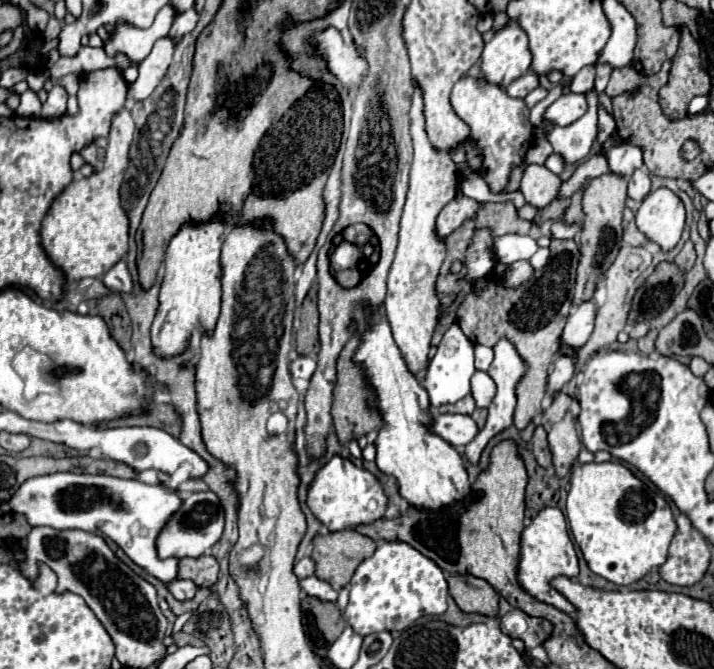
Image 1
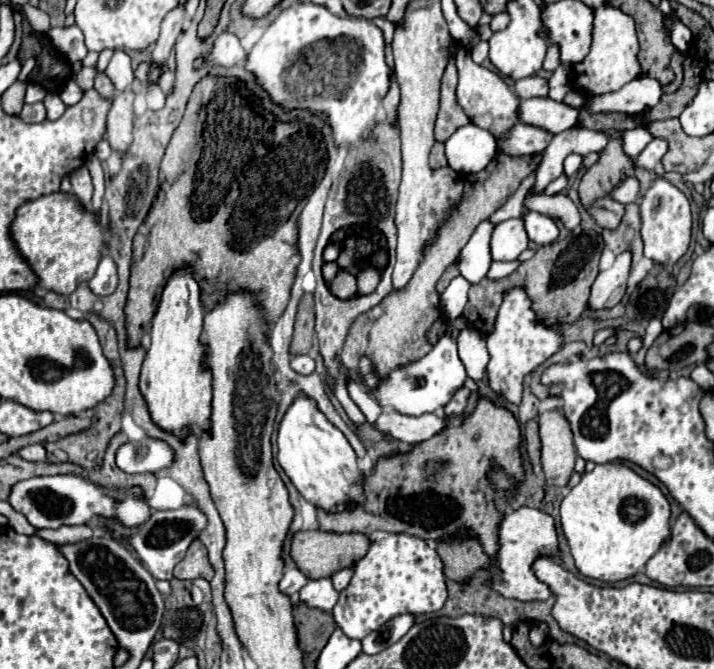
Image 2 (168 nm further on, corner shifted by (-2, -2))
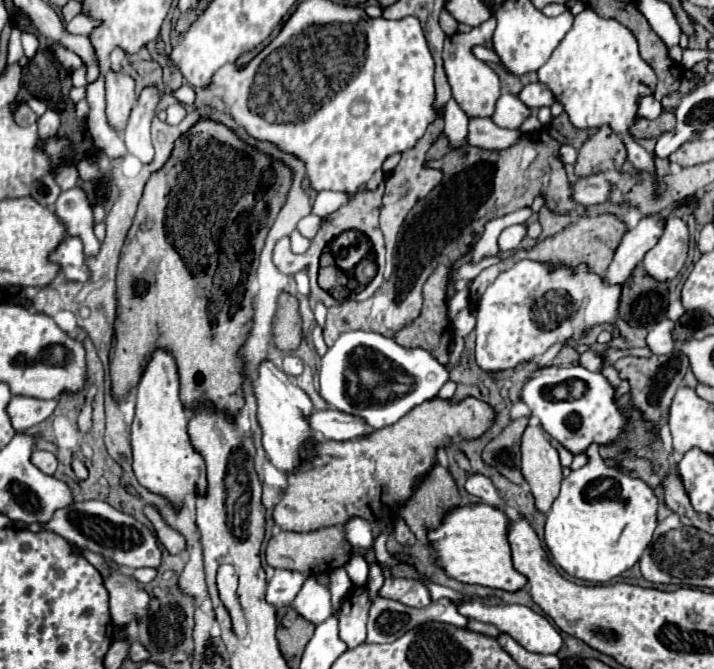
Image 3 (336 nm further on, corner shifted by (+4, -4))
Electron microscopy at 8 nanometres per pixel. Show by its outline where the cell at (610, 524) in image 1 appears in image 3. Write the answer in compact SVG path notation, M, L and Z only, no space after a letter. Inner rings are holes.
M597 444L587 450L589 462L561 482L561 492L545 522L545 544L569 576L607 582L629 570L653 541L657 526L657 498L639 478L603 464Z

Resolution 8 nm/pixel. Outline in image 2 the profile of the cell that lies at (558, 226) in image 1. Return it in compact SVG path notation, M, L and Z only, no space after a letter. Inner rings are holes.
M529 212L527 216L523 214L523 222L525 222L525 230L529 234L529 238L539 244L539 246L545 246L545 244L551 244L555 242L559 230L555 226L555 222L547 216L537 216L535 212ZM533 214L533 216L531 216Z

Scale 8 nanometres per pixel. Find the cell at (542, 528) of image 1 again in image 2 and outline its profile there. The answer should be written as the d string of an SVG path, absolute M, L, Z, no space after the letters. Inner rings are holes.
M517 508L503 514L503 522L499 528L501 538L501 550L497 554L499 568L497 578L499 582L491 582L491 588L503 594L505 598L517 598L517 600L547 600L553 596L553 592L537 580L535 572L531 572L531 564L535 562L535 556L557 556L561 558L559 540L557 540L557 528L553 516L535 510L535 508Z

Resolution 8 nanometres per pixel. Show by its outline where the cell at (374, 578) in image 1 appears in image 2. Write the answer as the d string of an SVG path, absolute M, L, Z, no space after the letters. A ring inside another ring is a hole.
M389 534L381 542L371 544L367 556L355 564L353 578L347 586L347 600L343 590L333 608L333 618L349 638L363 640L367 634L379 630L387 620L391 620L391 616L421 616L437 612L445 602L445 572L437 550L433 550L425 540L415 540L409 534Z

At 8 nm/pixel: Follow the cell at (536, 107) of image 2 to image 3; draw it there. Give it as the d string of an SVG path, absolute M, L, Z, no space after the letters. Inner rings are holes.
M505 92L501 94L501 98L495 104L495 112L491 116L491 120L499 126L499 128L509 128L515 130L521 126L521 122L531 114L531 110L513 94Z

